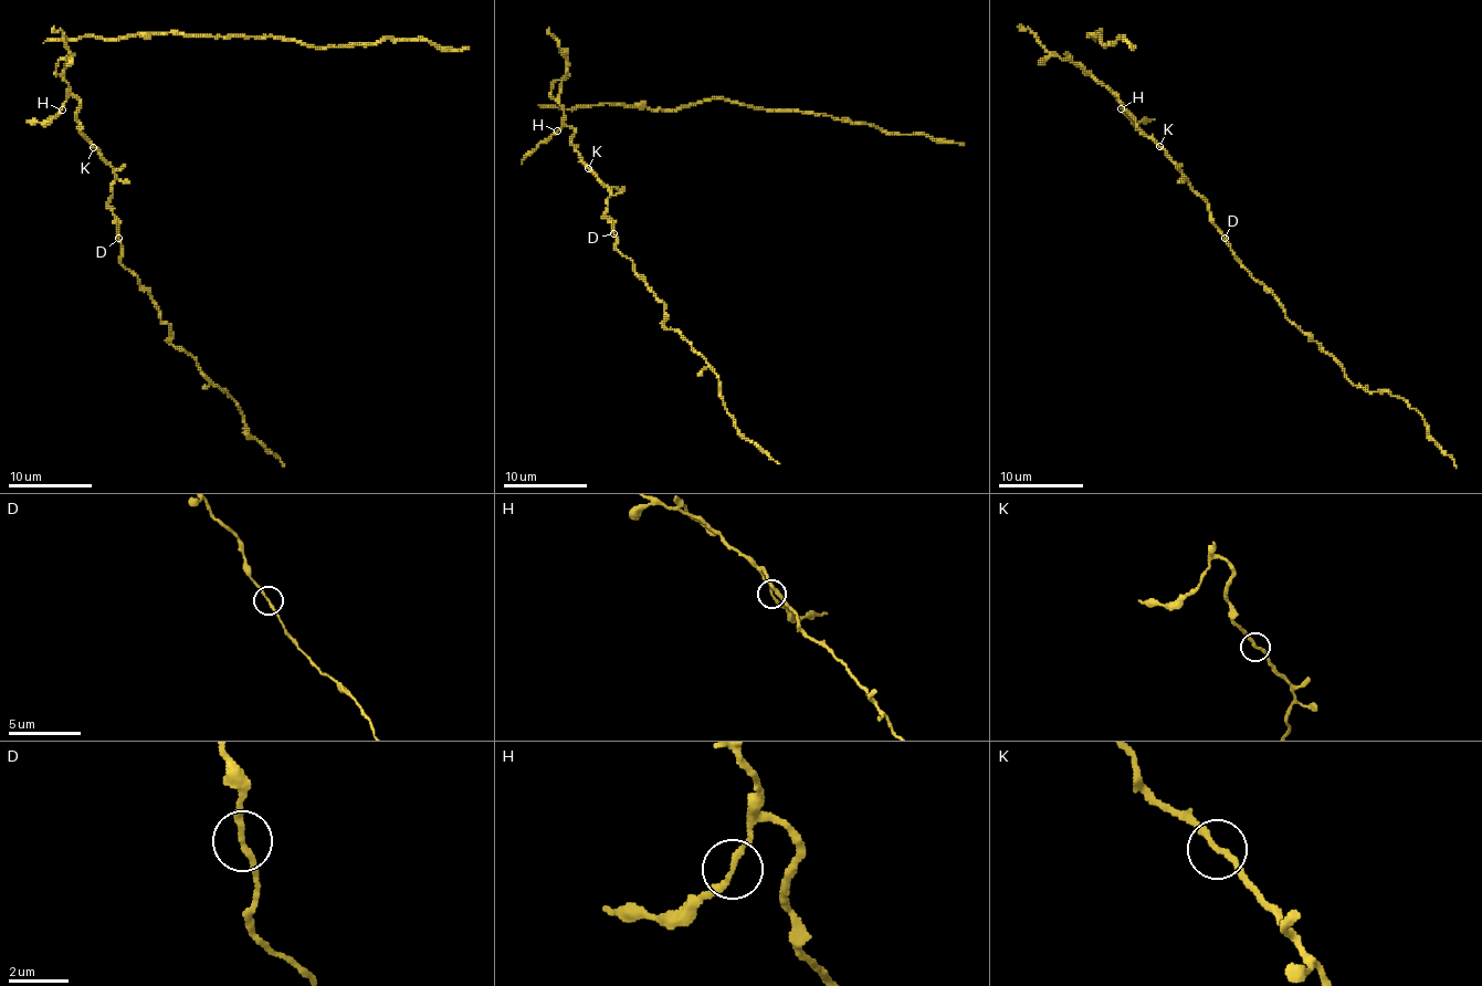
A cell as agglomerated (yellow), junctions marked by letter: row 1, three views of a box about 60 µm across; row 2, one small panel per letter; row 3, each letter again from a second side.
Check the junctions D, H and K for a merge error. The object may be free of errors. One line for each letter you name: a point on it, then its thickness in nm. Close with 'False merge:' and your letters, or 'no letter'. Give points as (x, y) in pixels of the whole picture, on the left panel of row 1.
D: (118, 238) | 190 nm
False merge: D

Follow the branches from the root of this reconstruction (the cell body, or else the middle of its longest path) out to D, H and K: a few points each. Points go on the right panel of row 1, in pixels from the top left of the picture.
D: (1137, 126), (1165, 151), (1188, 180), (1190, 189), (1207, 203), (1211, 222), (1225, 238)
H: (1137, 126), (1116, 94), (1121, 108)
K: (1137, 126), (1158, 147)

